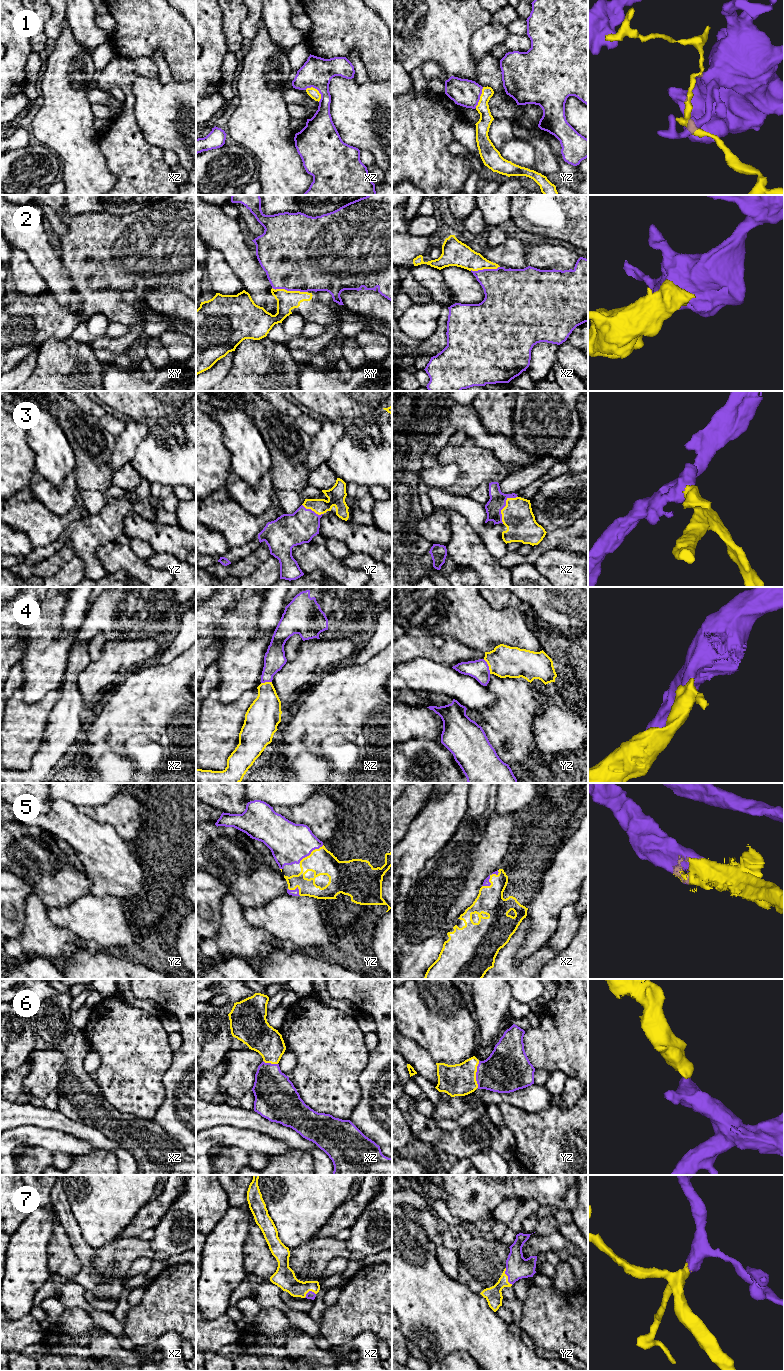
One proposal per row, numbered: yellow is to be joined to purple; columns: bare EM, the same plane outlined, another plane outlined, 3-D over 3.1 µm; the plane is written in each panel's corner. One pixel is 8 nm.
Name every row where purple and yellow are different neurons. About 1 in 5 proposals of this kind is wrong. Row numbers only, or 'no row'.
1

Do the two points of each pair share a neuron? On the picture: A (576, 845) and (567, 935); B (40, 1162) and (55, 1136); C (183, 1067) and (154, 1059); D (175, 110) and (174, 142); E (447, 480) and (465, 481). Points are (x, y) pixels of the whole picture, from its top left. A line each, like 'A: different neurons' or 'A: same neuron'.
A: different neurons
B: different neurons
C: different neurons
D: same neuron
E: different neurons

